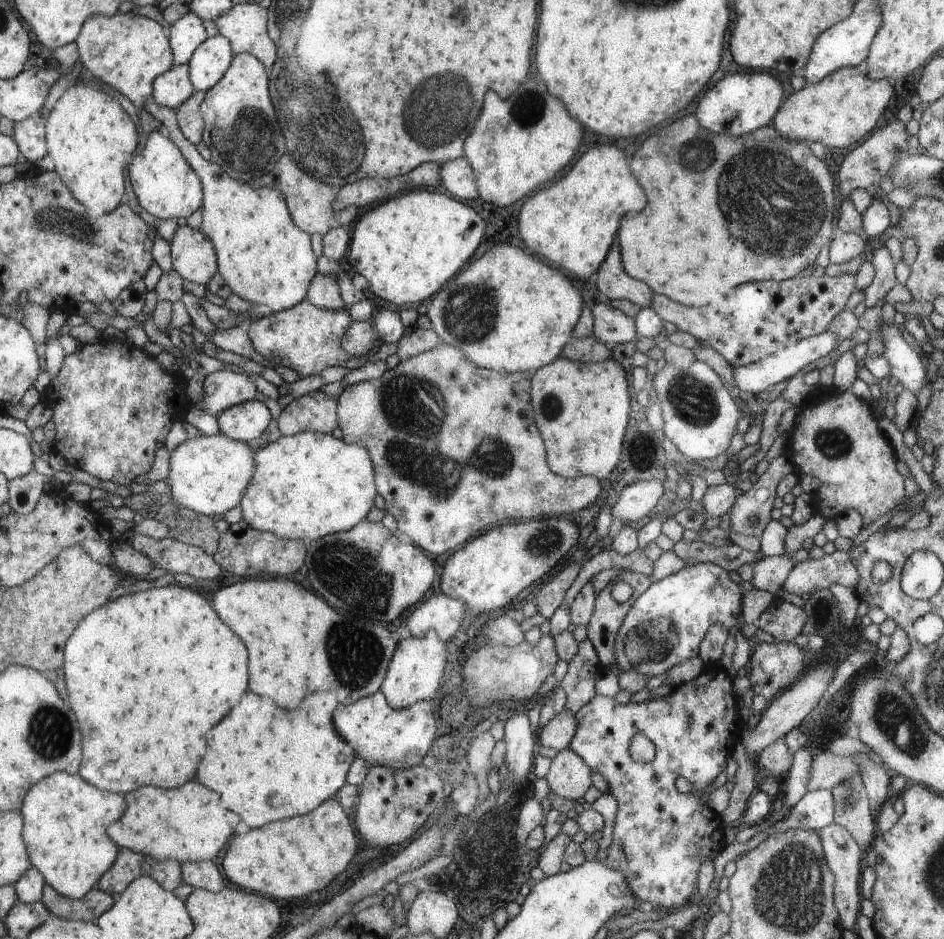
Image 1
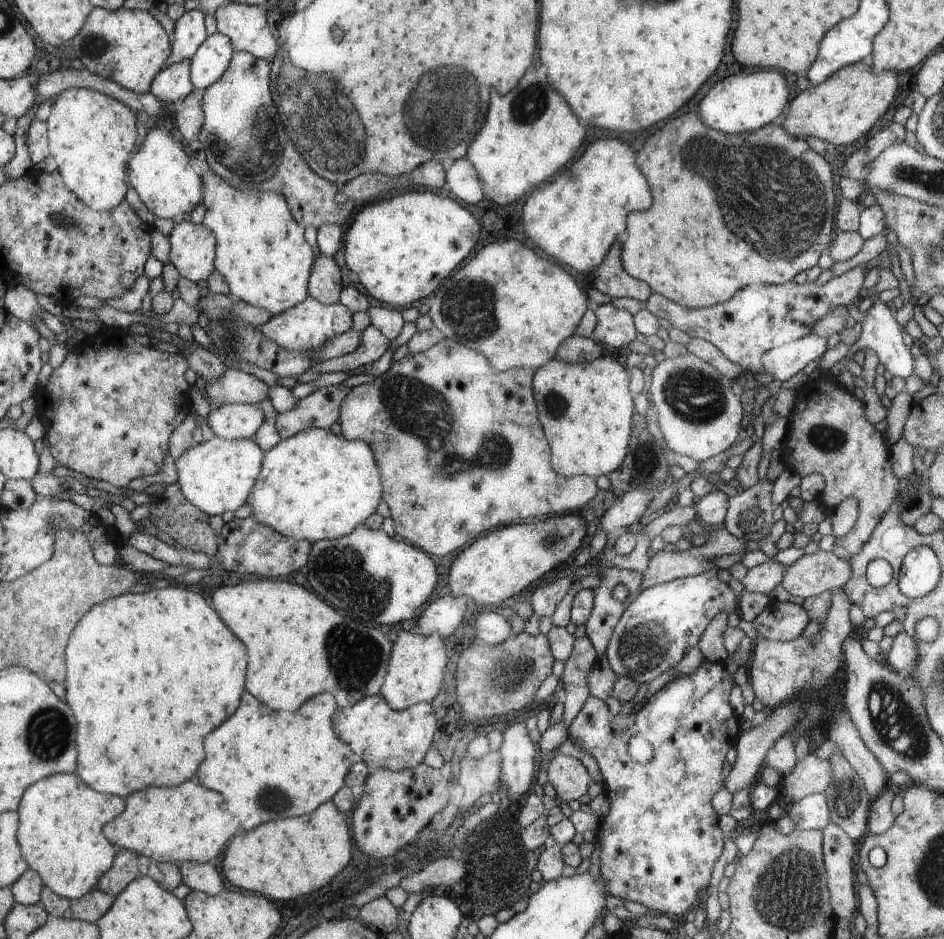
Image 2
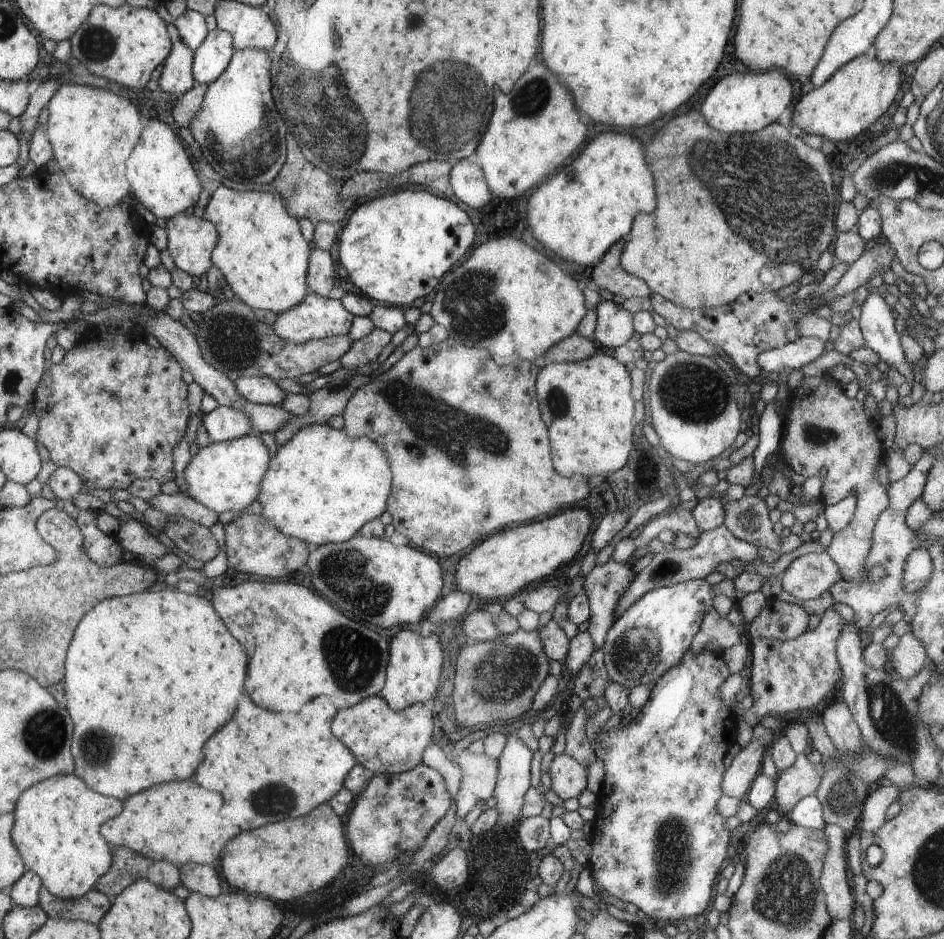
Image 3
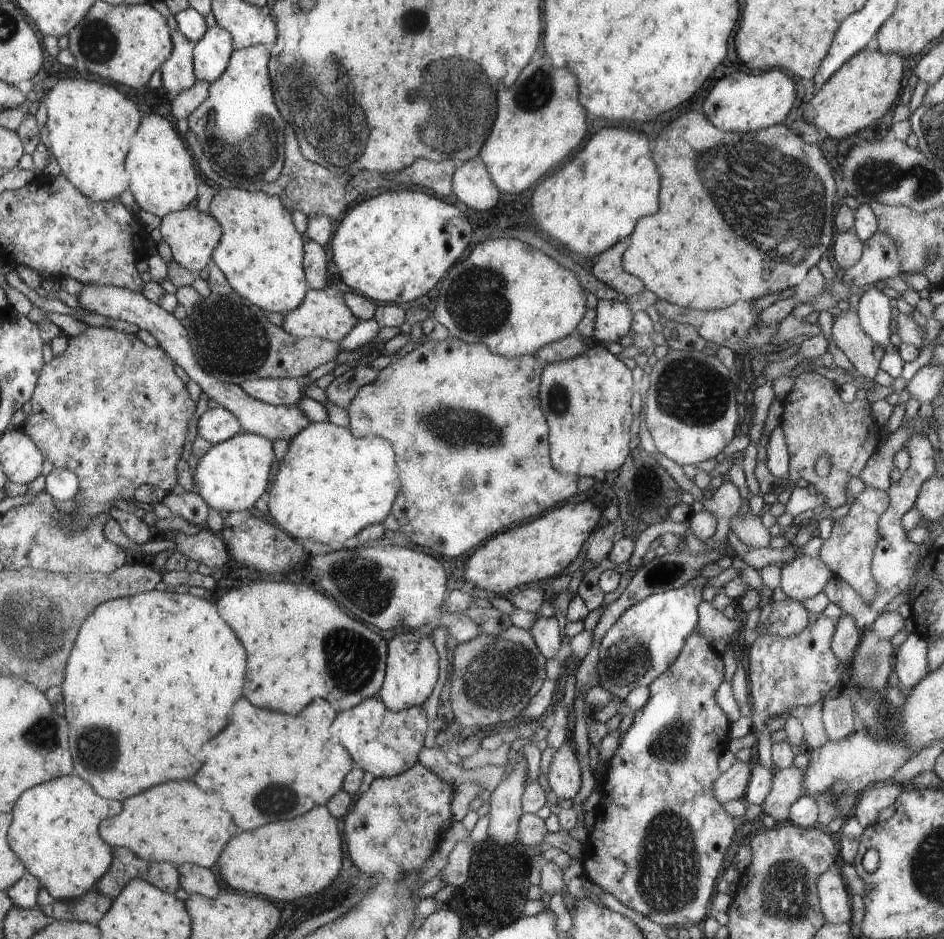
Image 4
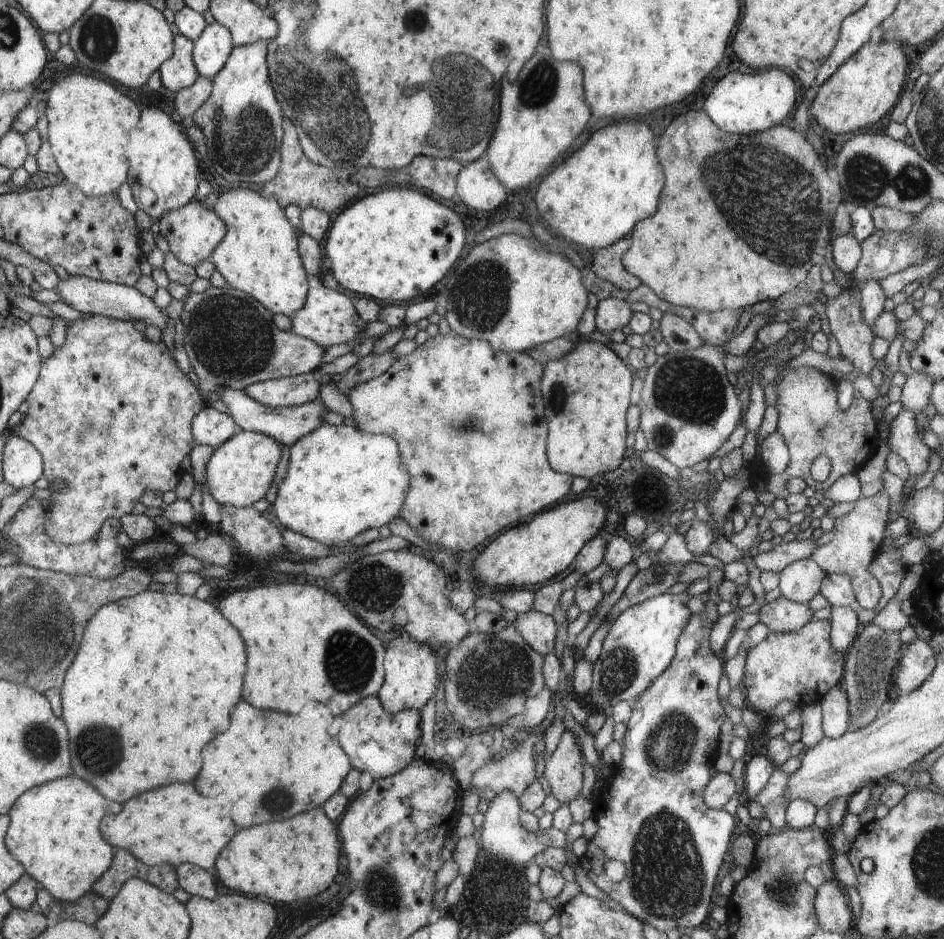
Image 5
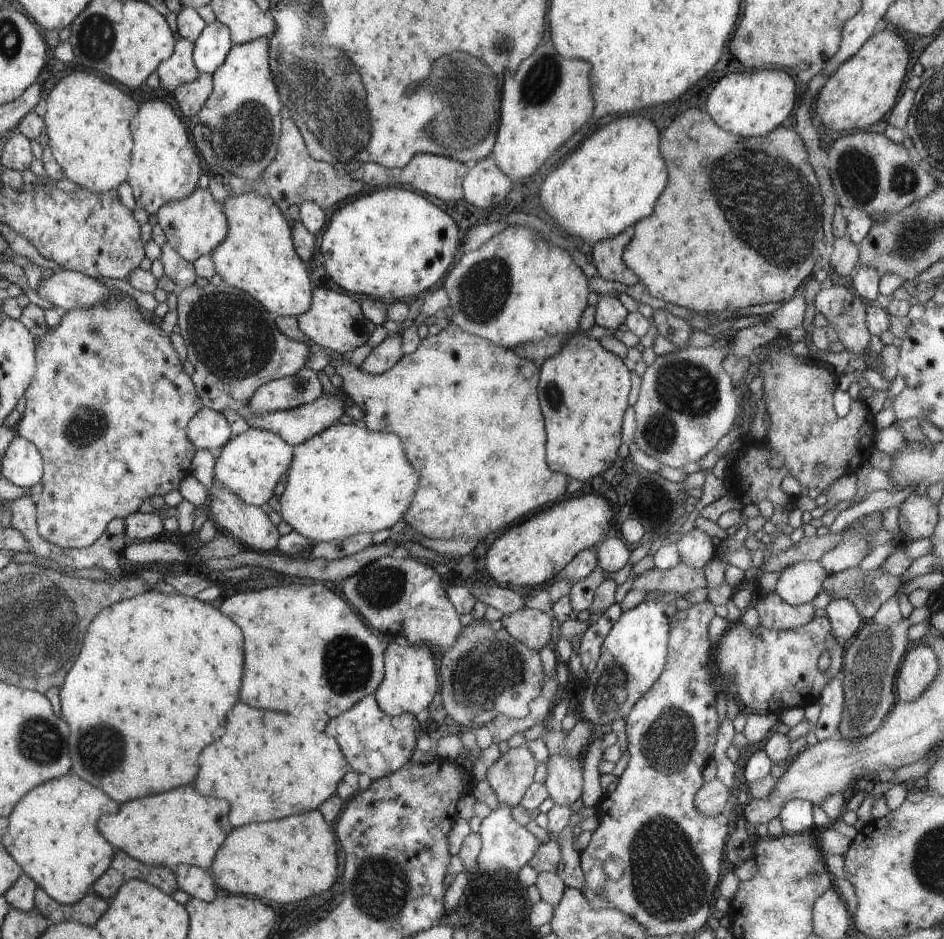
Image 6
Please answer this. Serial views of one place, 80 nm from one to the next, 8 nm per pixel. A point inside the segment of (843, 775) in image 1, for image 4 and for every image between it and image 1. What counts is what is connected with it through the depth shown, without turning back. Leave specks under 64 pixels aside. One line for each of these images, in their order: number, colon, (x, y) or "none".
2: (809, 775)
3: (802, 779)
4: (787, 784)

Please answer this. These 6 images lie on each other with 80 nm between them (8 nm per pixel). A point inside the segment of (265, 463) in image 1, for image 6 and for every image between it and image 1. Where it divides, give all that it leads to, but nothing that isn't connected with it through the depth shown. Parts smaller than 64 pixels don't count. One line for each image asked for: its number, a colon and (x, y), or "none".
2: (315, 485)
3: (323, 486)
4: (332, 484)
5: (340, 482)
6: (348, 479)

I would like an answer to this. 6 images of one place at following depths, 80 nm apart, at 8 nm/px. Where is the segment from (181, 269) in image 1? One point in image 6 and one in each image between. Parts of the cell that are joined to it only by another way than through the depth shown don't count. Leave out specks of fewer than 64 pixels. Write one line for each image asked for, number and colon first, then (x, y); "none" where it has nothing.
2: (192, 252)
3: (190, 240)
4: (192, 235)
5: (193, 231)
6: (196, 226)

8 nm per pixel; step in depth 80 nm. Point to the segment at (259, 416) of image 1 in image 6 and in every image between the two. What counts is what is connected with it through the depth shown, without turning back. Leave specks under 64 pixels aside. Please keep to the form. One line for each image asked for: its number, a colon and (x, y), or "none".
2: (231, 421)
3: (225, 423)
4: (215, 425)
5: (210, 427)
6: (209, 429)

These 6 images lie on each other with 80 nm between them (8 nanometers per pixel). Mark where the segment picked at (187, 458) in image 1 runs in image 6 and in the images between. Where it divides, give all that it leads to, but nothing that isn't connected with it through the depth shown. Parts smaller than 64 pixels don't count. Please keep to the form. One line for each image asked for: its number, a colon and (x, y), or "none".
2: (218, 476)
3: (227, 476)
4: (232, 475)
5: (240, 472)
6: (251, 464)

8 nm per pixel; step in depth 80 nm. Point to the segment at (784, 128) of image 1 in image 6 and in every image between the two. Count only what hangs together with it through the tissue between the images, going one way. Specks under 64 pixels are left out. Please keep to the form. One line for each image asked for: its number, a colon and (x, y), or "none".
2: (845, 106)
3: (861, 91)
4: (863, 89)
5: (862, 91)
6: (860, 92)

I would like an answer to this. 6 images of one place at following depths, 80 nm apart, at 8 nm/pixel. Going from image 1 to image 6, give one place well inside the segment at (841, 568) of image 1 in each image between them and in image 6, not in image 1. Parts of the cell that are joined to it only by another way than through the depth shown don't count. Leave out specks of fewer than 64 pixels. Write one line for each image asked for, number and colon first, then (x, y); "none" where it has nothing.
2: (811, 575)
3: (808, 576)
4: (804, 577)
5: (801, 581)
6: (800, 583)

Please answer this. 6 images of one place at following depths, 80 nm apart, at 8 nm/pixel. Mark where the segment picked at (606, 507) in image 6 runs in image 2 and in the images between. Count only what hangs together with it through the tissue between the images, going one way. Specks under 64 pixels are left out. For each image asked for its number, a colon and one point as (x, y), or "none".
2: (492, 568)
3: (507, 561)
4: (537, 549)
5: (540, 549)

